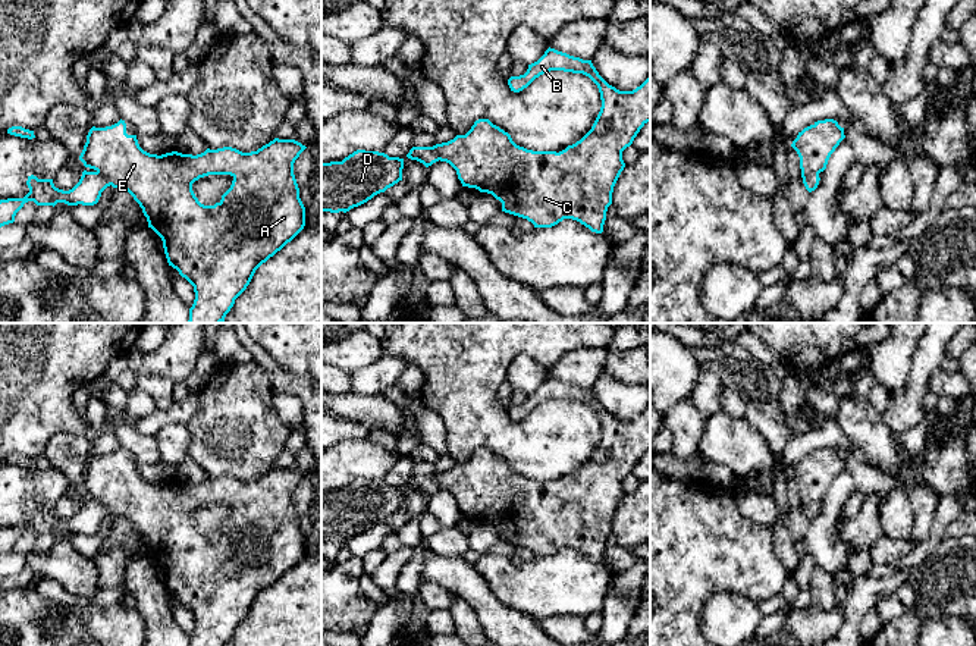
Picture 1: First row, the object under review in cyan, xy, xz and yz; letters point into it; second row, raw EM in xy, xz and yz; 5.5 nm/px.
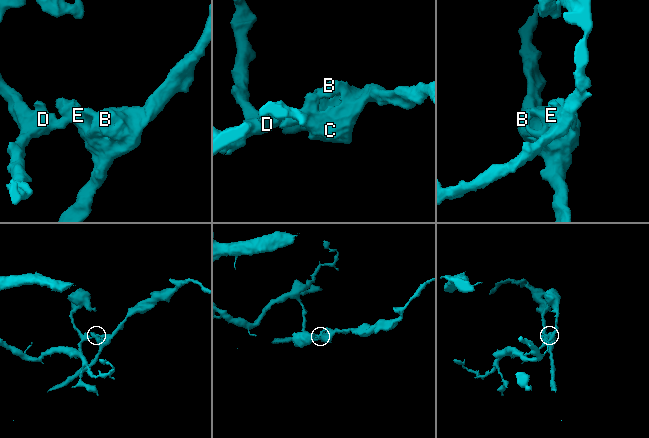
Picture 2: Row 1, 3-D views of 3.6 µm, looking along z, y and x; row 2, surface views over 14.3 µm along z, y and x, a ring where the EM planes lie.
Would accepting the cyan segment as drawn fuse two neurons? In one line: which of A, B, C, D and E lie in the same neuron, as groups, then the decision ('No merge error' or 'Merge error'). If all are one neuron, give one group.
Groups: A B C E / D. Merge error

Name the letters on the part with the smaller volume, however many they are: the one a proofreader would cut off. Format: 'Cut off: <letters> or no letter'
Cut off: A, B, C, E

